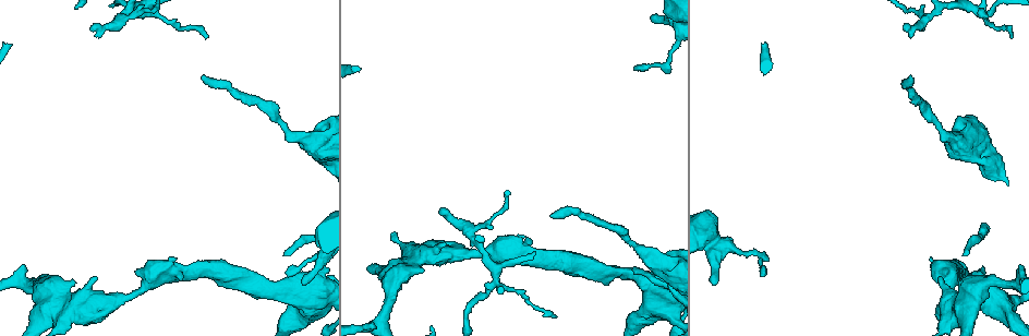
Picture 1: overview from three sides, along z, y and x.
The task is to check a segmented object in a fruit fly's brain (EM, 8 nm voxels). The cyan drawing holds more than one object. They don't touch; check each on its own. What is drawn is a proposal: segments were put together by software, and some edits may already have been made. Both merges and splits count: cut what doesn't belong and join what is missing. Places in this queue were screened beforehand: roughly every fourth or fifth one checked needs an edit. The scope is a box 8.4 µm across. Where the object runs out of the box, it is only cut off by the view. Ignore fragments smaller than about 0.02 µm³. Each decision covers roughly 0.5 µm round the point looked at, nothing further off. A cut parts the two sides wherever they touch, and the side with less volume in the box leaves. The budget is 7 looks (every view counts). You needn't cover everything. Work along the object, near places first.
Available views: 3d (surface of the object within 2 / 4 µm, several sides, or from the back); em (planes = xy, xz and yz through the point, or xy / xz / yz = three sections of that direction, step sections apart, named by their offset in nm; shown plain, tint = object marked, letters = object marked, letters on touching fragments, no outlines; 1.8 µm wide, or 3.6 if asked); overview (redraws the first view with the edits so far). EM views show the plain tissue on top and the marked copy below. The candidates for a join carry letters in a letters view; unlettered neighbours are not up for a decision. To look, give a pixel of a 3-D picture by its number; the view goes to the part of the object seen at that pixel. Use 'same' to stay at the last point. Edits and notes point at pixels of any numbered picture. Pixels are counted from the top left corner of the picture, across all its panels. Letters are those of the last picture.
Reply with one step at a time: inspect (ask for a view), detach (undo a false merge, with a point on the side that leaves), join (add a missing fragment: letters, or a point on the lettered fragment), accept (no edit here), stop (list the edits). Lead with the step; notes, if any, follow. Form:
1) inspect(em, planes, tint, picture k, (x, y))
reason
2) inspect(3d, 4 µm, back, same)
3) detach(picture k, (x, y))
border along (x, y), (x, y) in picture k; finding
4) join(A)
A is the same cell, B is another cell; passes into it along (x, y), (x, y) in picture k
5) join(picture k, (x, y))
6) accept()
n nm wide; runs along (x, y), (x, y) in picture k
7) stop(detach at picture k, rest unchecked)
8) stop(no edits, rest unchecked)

inspect(em, planes, letters, picture 1, (201, 77))
branch stops here

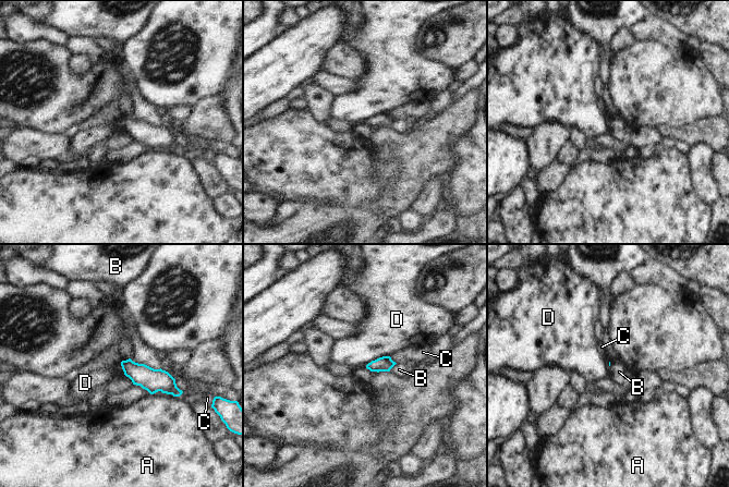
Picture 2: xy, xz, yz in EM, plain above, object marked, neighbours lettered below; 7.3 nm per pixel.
accept()
A, B, C and D are other cells; runs along (124, 363), (178, 392) in picture 2; no lettered fragment goes on from it

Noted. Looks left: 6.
inspect(3d, 4 µm, picture 1, (206, 37))
thin end

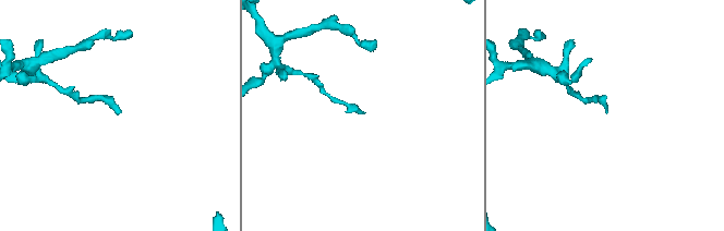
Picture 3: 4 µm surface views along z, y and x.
inspect(em, planes, letters, picture 3, (118, 113))
need the tissue

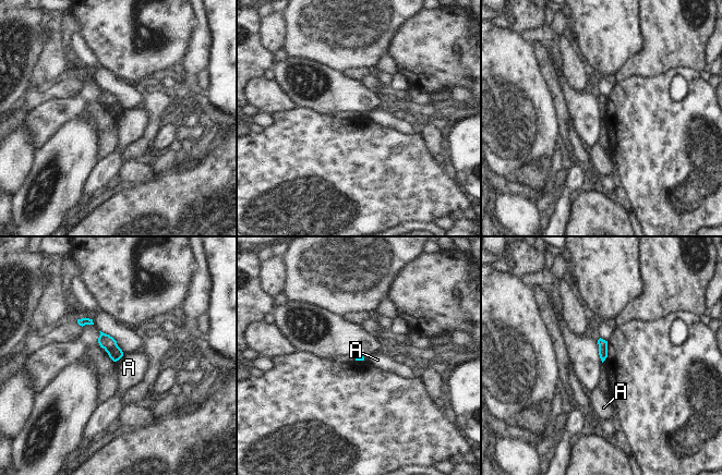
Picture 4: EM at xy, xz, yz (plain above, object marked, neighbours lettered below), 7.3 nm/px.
accept()
A is another cell; border along (123, 352), (123, 355), (118, 361) in picture 4; no lettered fragment goes on from it

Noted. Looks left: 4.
inspect(3d, 4 µm, picture 1, (439, 208))
an open end

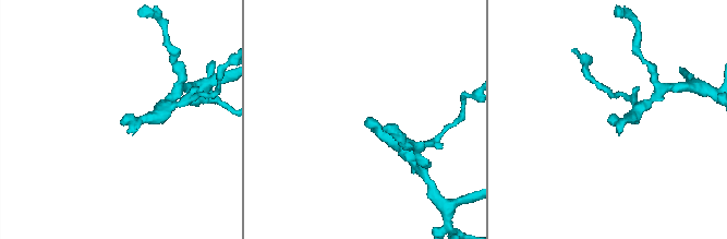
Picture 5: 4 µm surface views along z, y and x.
inspect(em, yz, step 16, letters, picture 5, (370, 119))

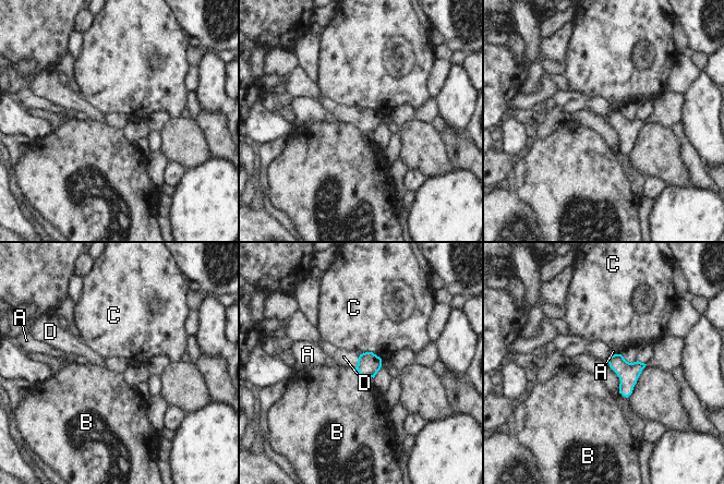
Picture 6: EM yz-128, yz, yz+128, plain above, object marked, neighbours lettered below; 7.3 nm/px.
inspect(em, xz, step 16, letters, same)

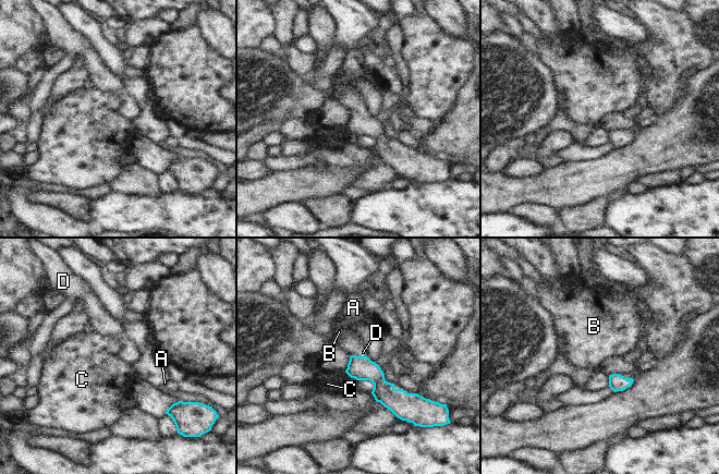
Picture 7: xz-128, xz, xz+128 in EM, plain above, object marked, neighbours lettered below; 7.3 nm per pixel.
join(D)
180 nm wide; D is the same cell, A, B and C are other cells; passes into it along (360, 367), (356, 355), (353, 345) in picture 7; the neuron continues

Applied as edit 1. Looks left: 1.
stop(join at picture 7, rest unchecked)

